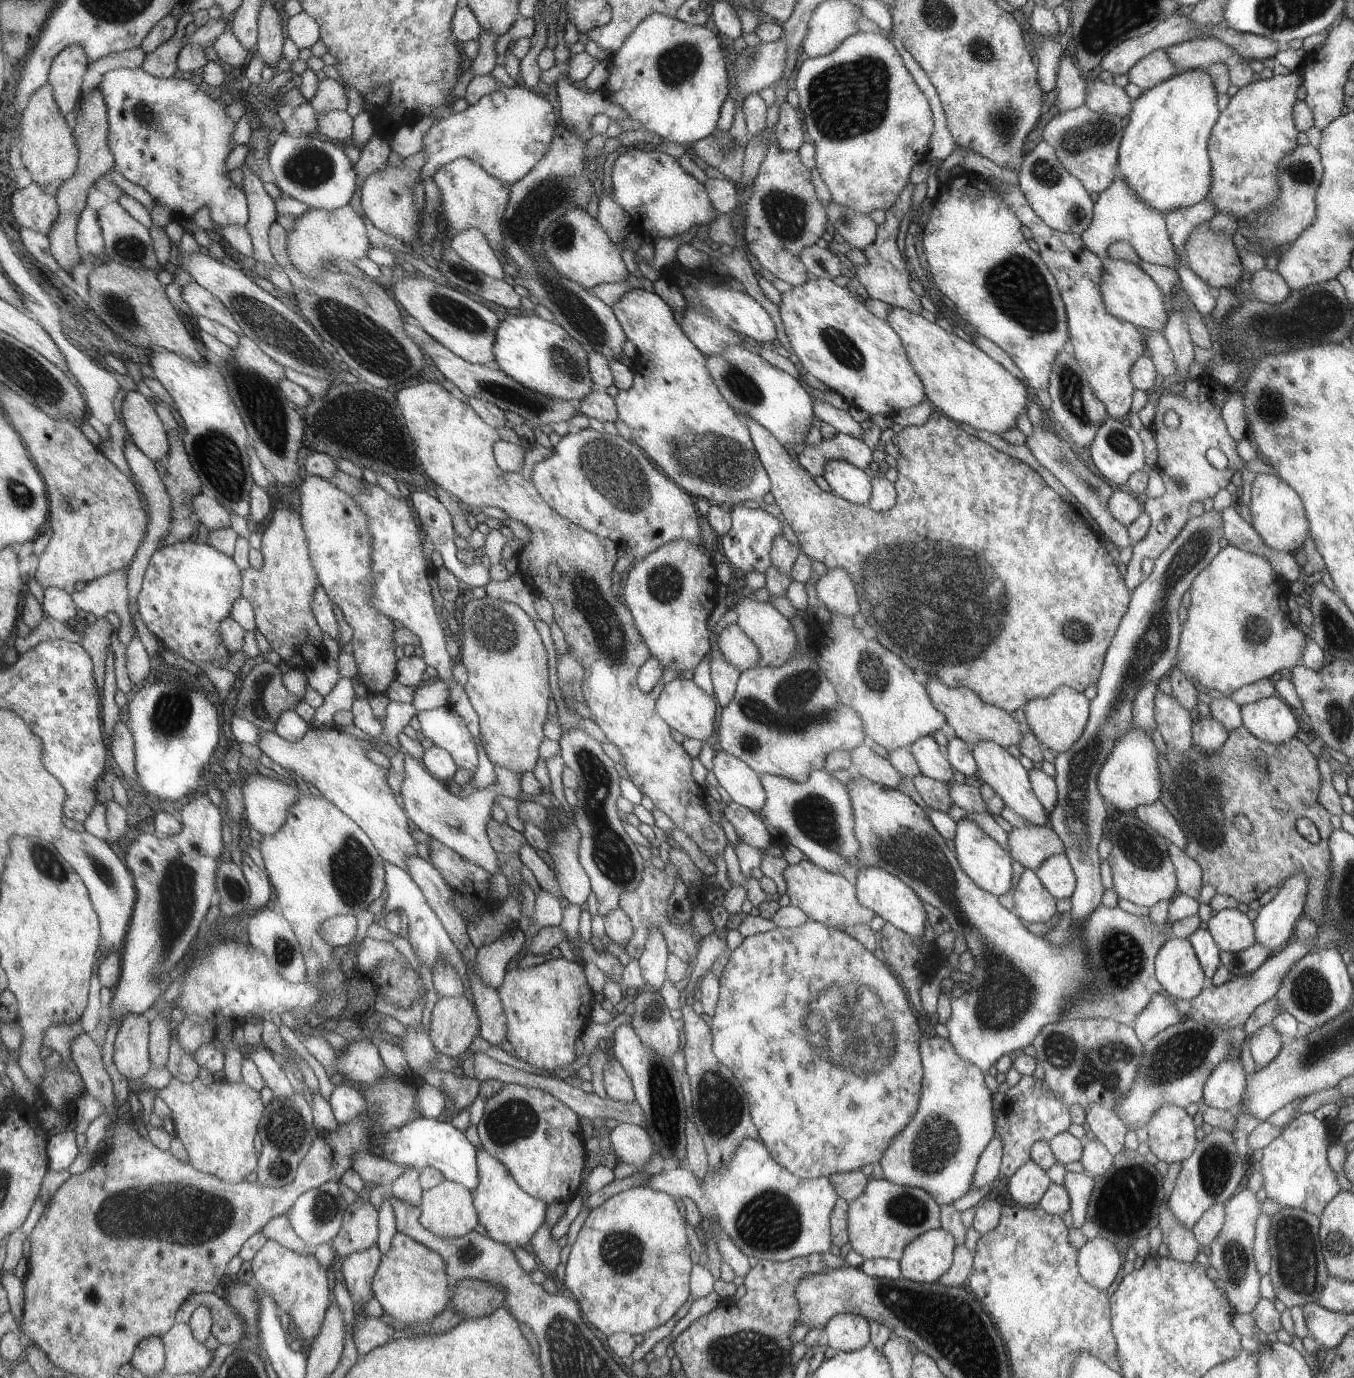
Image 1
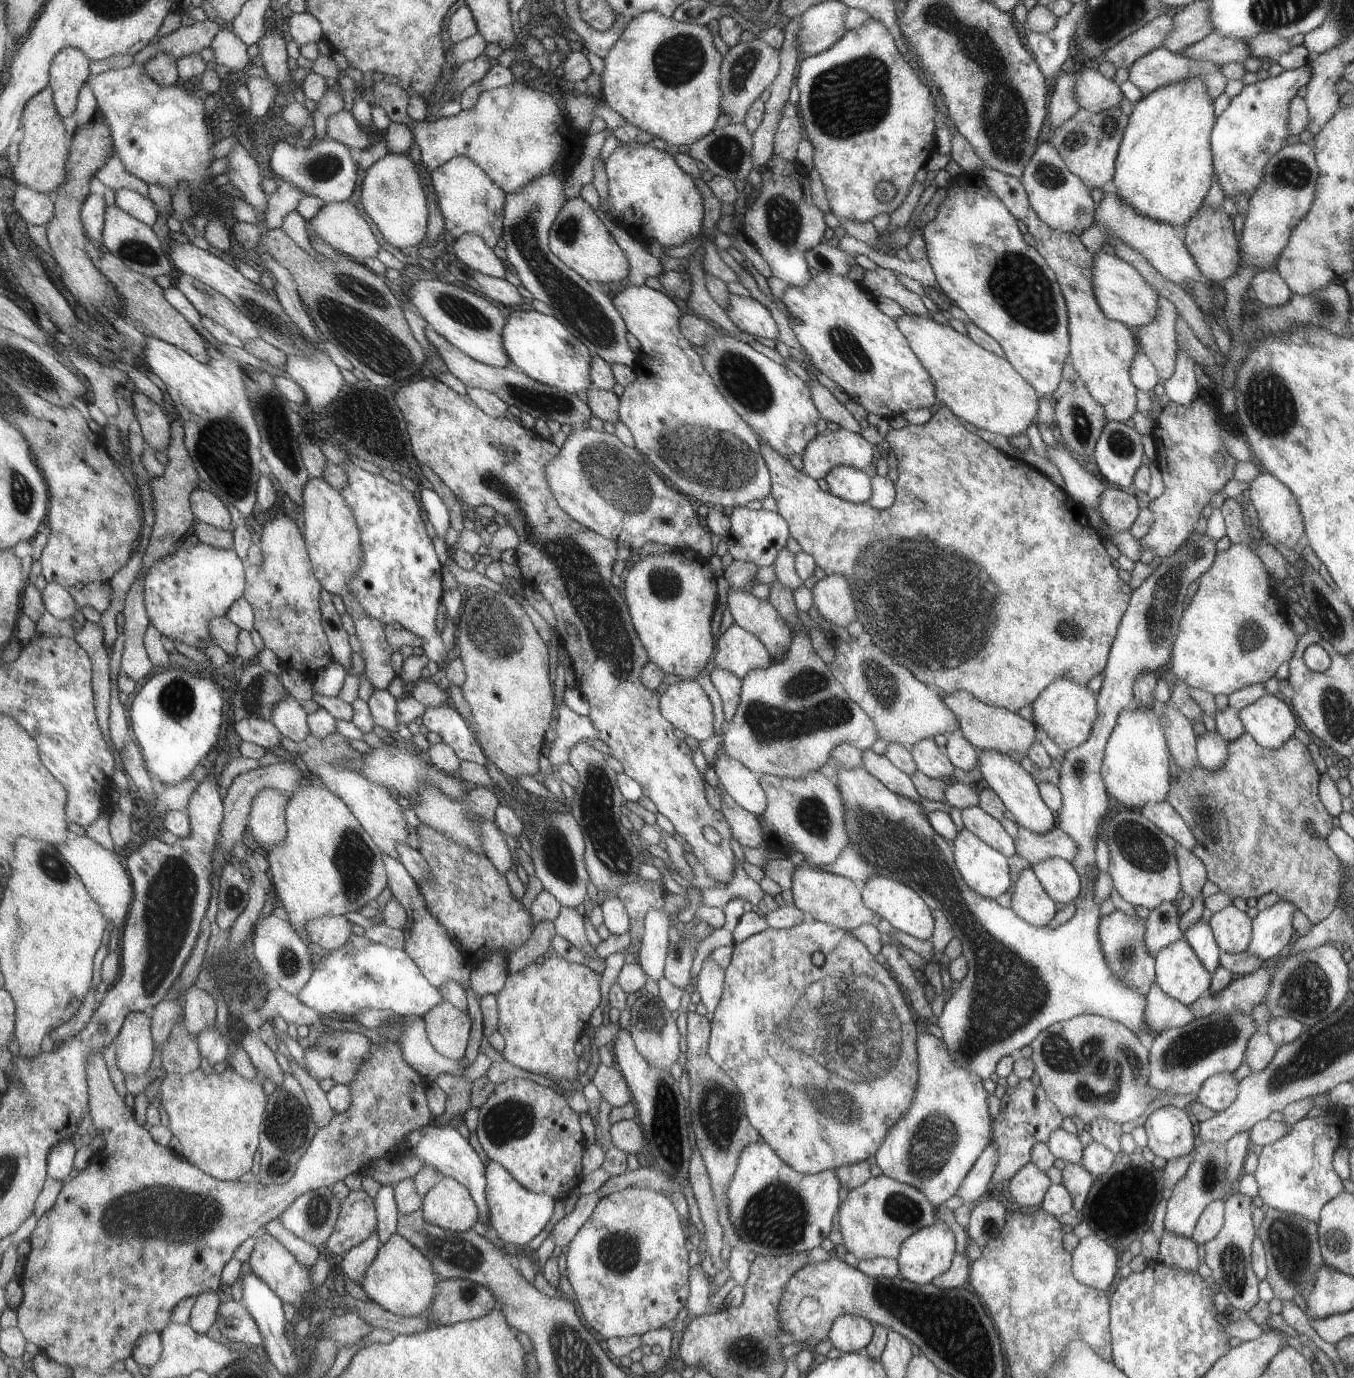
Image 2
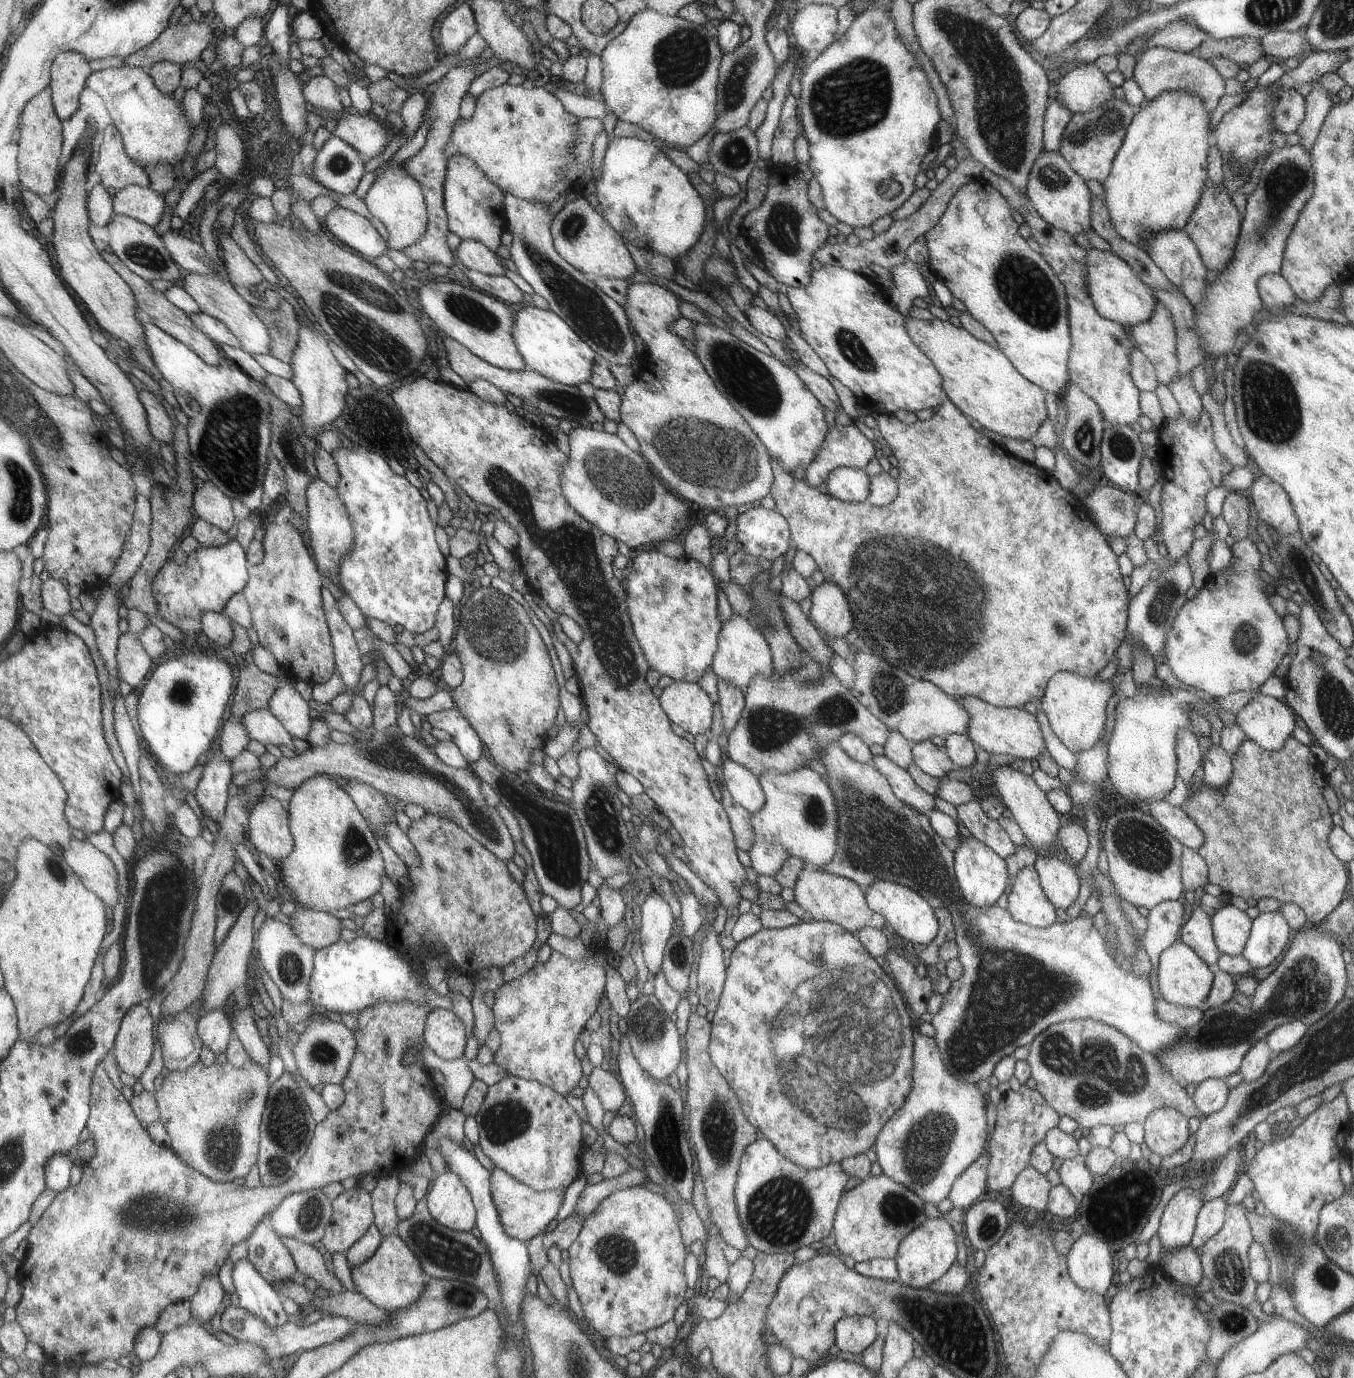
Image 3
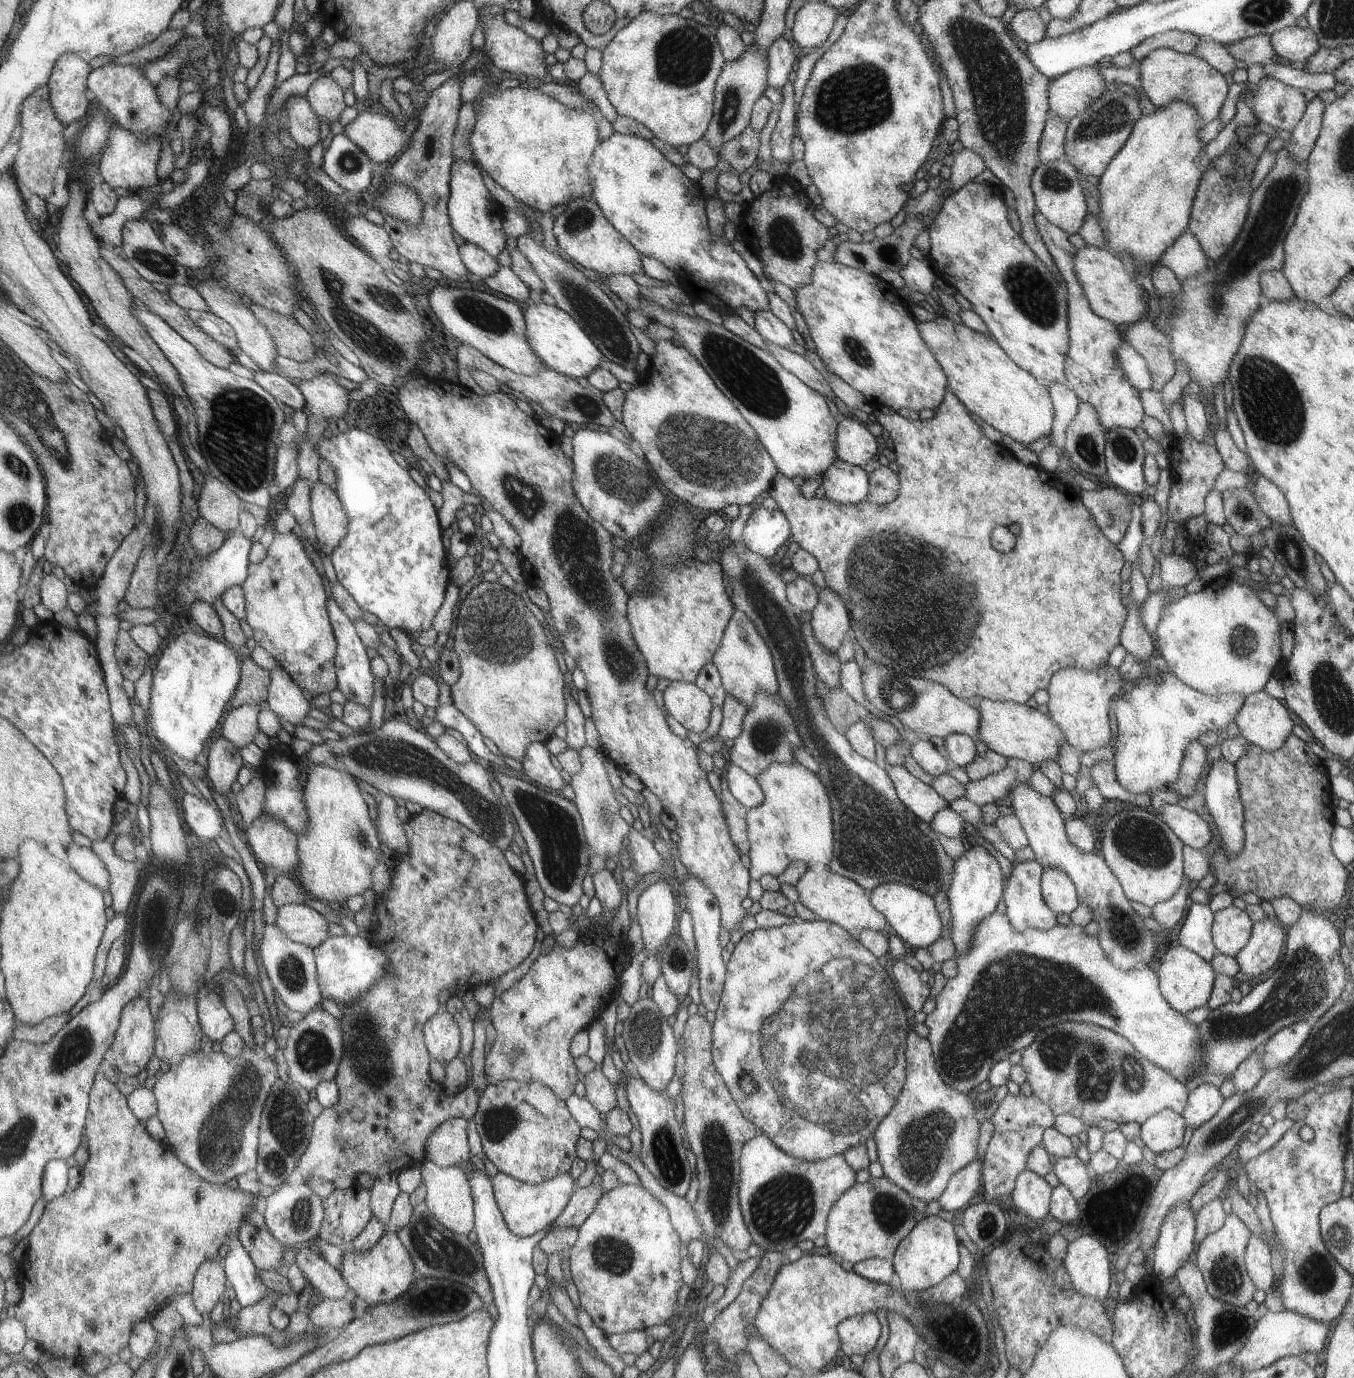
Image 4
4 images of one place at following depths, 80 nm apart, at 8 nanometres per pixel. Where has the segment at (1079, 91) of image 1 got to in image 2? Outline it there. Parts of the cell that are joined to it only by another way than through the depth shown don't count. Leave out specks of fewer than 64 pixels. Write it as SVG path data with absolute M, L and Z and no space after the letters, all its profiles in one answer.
M1063 71L1056 78L1050 98L1048 136L1066 118L1074 116L1074 112L1078 109L1078 104L1074 97L1074 76L1075 73Z

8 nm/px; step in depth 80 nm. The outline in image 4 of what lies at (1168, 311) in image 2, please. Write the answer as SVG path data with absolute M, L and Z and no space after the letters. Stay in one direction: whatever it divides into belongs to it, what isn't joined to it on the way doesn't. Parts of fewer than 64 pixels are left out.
M1142 318L1127 327L1124 331L1124 340L1146 360L1152 380L1149 390L1159 391L1176 369L1170 353L1169 337L1151 321Z

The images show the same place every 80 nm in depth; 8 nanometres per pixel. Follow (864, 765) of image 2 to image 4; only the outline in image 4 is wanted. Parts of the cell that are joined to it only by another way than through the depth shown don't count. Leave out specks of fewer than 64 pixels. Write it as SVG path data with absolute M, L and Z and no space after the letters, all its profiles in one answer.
M883 762L881 767L889 774L894 783L895 793L902 803L915 816L918 816L919 820L930 824L933 816L949 805L949 802L939 796L939 793L935 792L931 785L926 785L923 781L915 778L907 772L904 766L889 766L887 762Z

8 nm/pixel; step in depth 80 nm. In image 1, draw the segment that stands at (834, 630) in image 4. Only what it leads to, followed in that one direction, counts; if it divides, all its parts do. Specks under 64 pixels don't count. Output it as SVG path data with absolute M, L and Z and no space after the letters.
M844 568L827 569L825 574L817 579L814 590L818 600L831 615L835 613L852 618L861 606L855 584Z

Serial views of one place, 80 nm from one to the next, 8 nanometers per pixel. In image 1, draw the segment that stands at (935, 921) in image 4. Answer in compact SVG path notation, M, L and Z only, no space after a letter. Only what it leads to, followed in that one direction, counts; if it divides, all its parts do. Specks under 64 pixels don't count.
M861 867L857 869L854 887L857 889L857 899L865 908L871 909L877 916L881 916L885 923L892 924L896 929L907 935L923 935L925 910L923 902L914 893L910 885L903 884L899 877L888 873L884 868Z

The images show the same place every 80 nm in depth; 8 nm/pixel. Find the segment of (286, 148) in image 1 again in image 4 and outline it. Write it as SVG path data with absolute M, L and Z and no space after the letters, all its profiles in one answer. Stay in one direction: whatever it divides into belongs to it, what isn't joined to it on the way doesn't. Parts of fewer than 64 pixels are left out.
M345 133L333 136L322 170L343 189L365 191L373 182L374 160Z

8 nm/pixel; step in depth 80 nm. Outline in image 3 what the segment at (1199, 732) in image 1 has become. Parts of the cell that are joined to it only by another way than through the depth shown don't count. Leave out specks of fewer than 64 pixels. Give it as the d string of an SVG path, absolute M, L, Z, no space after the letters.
M1219 745L1207 747L1201 757L1201 778L1210 789L1222 789L1230 779L1233 760Z

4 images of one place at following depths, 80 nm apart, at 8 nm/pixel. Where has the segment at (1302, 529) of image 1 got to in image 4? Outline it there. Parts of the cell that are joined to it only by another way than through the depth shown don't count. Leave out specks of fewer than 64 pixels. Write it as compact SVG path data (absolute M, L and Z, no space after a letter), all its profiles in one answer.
M1258 476L1253 485L1253 496L1265 516L1273 522L1281 525L1289 525L1292 522L1286 495L1278 485L1267 480L1267 477Z

